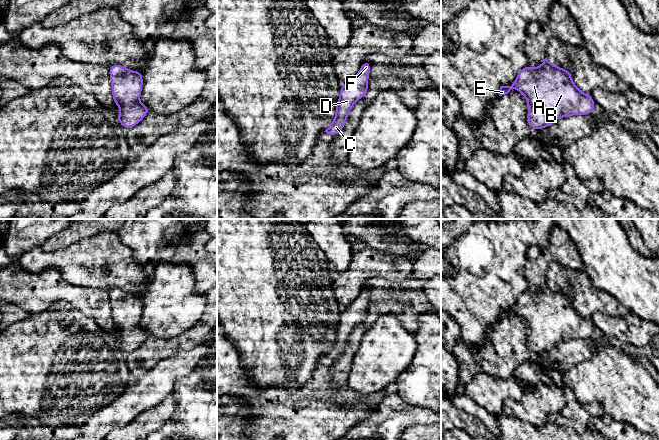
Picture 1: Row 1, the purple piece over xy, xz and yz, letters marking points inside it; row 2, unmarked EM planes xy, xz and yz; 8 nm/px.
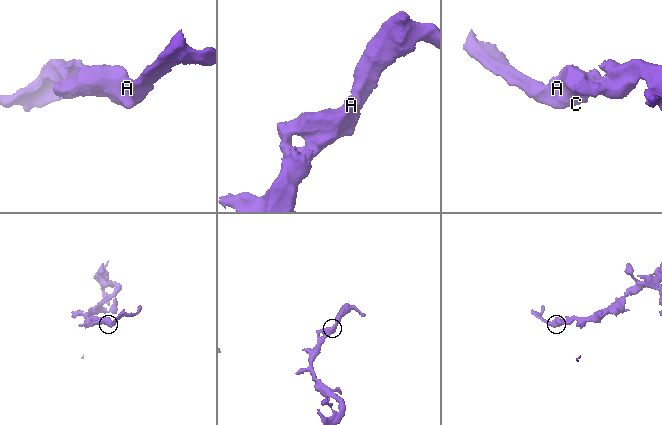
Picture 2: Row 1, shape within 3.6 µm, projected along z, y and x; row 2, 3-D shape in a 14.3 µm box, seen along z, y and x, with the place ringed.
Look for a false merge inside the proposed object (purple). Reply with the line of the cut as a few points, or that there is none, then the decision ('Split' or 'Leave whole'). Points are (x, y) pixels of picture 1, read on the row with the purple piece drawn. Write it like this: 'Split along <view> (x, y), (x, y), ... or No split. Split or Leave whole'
No split. Leave whole

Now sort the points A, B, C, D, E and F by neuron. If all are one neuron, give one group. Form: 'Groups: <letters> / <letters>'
Groups: A B C D E F

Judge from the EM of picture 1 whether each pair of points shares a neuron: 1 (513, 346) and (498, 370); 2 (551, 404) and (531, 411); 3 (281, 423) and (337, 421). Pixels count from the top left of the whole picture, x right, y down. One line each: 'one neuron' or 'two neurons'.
1: one neuron
2: one neuron
3: one neuron

